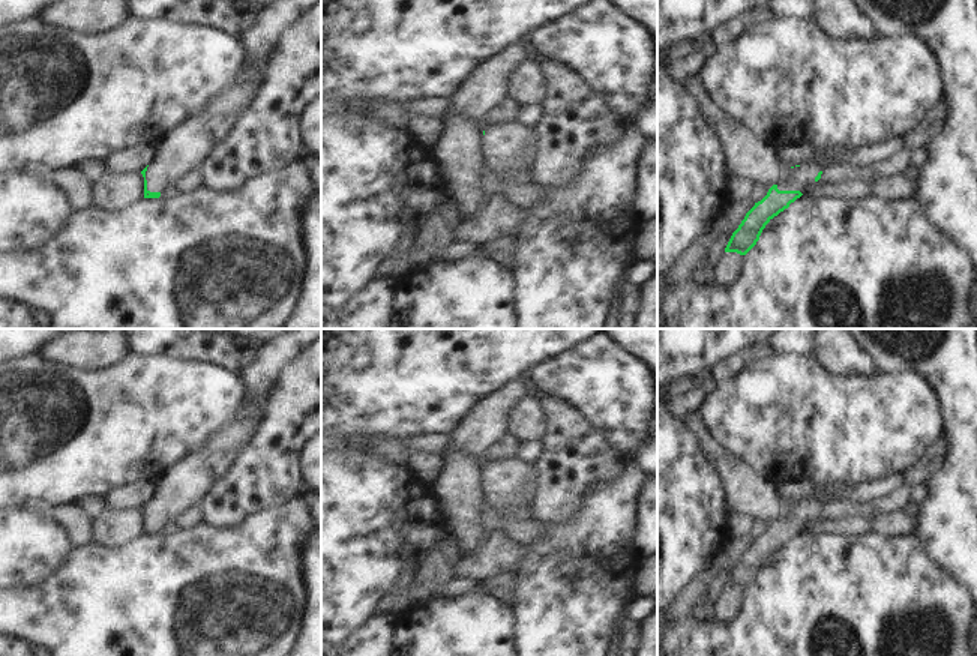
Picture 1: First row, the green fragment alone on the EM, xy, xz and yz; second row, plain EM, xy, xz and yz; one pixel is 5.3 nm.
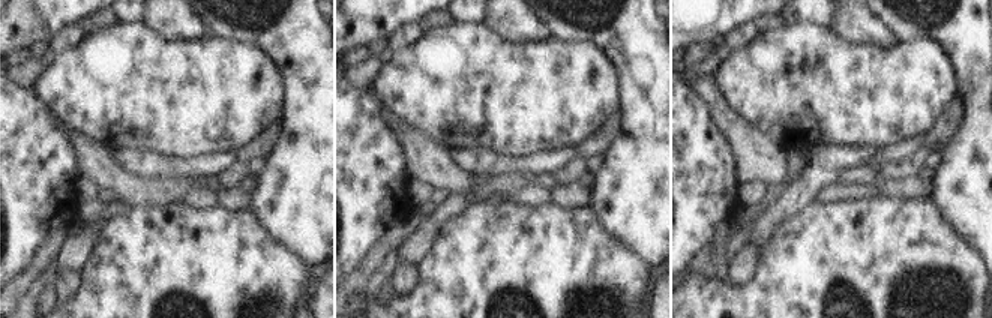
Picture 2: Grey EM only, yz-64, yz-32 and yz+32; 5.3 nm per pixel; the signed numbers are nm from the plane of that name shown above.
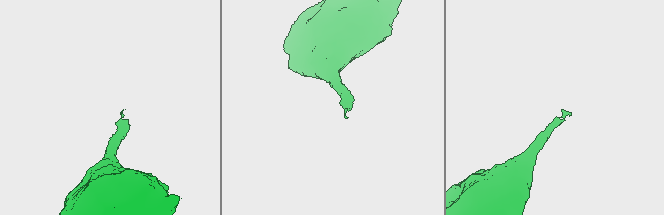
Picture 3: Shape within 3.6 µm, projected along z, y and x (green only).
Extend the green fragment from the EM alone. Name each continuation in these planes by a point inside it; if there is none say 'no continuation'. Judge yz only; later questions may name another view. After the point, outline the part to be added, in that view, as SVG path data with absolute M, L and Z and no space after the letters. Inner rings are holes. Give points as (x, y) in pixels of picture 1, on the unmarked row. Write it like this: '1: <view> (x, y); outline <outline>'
1: yz (805, 509); outline M800 501L791 504L791 515L786 521L777 521L779 527L800 527L806 518L813 518L818 509L822 507L818 501Z

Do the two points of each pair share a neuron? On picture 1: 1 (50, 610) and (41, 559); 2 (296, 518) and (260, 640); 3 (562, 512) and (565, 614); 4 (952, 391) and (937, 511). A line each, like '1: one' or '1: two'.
1: two
2: one
3: two
4: one

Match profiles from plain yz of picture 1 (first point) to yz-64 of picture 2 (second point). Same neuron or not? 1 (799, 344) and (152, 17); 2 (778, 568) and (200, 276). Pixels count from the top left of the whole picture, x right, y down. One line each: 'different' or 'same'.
1: different
2: same

